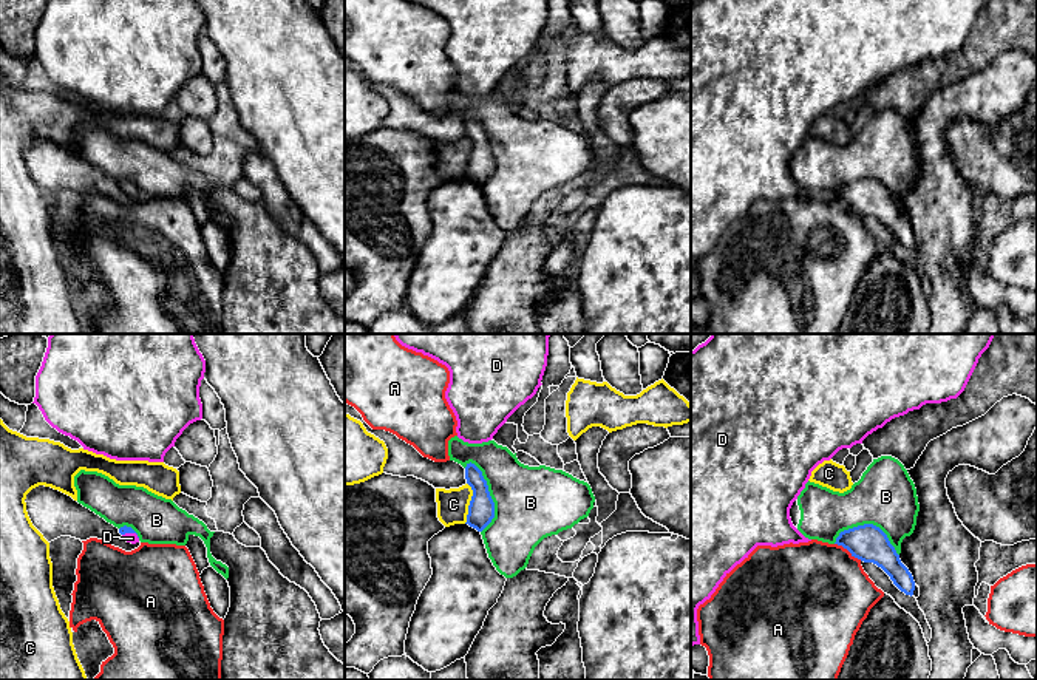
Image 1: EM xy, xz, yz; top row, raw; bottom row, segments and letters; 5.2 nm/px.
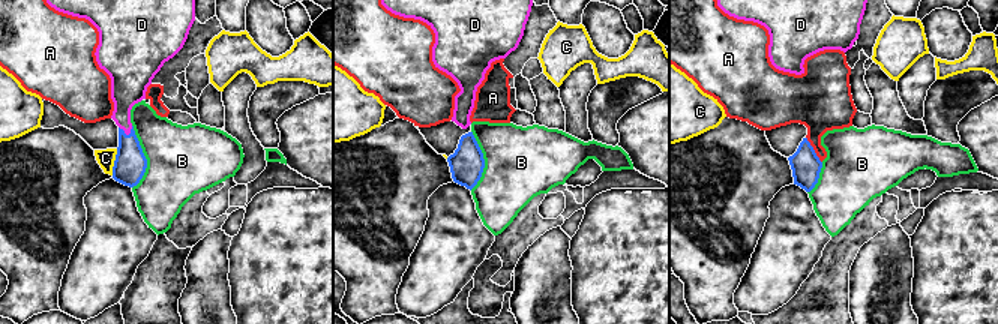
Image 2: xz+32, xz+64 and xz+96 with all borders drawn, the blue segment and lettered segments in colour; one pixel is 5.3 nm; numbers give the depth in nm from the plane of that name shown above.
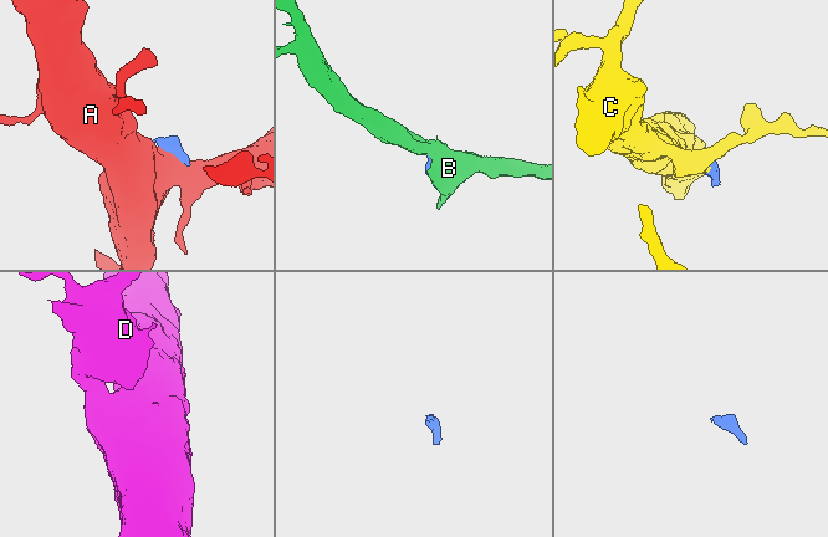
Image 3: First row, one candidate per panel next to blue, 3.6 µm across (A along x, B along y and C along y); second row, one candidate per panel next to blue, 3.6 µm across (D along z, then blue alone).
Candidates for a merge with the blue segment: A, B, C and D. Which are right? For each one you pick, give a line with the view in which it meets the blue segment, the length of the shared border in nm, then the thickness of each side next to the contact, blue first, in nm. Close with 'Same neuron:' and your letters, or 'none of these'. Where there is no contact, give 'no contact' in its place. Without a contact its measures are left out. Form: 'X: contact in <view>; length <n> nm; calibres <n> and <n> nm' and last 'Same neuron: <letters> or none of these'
D: contact in xy; length 90 nm; calibres 50 and 50 nm
Same neuron: D

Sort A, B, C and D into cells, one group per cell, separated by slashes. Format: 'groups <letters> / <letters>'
groups A / B / C / D

